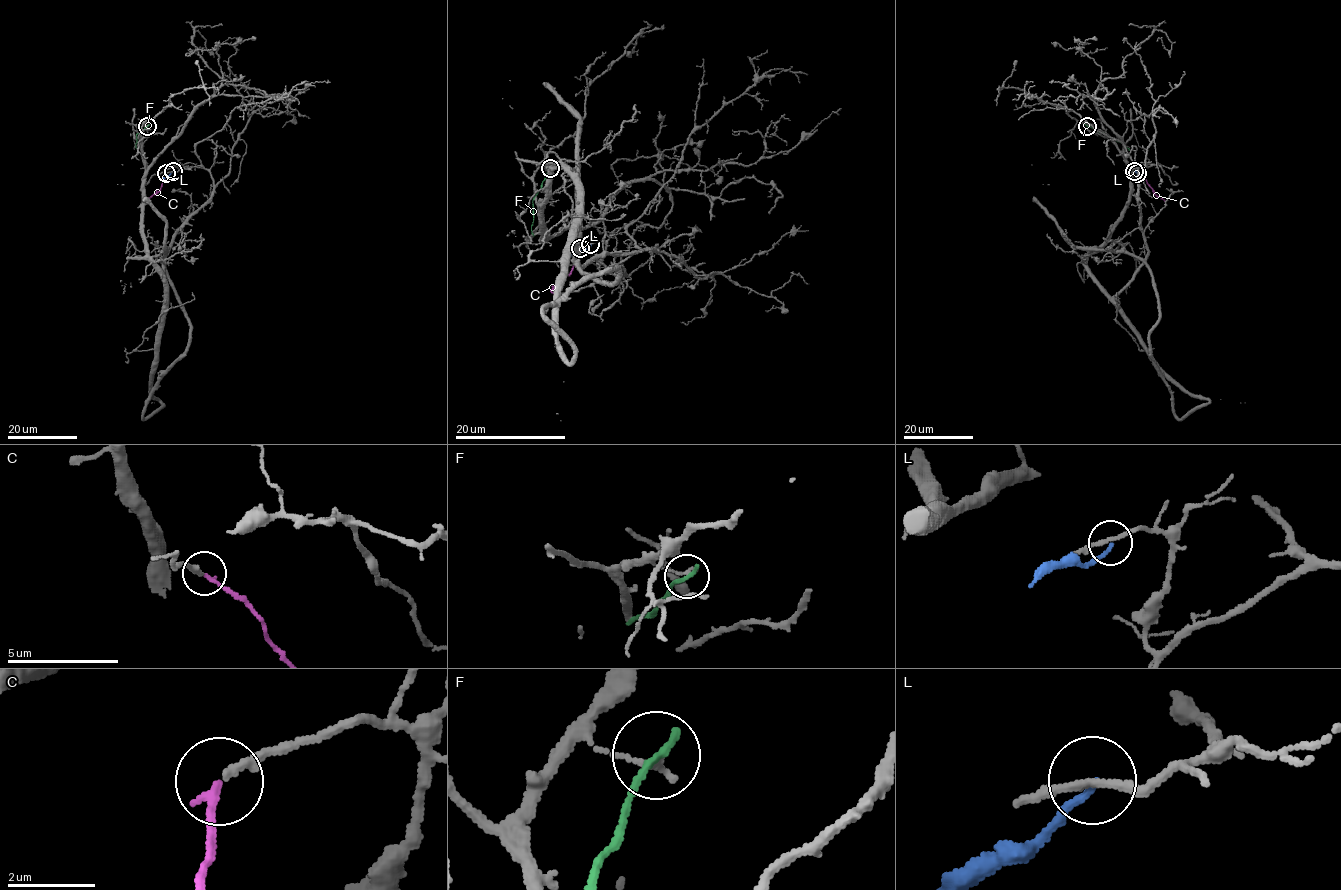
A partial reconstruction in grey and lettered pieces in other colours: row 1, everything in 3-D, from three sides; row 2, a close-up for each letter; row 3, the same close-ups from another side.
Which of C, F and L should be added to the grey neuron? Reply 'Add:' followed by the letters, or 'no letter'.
Add: C

